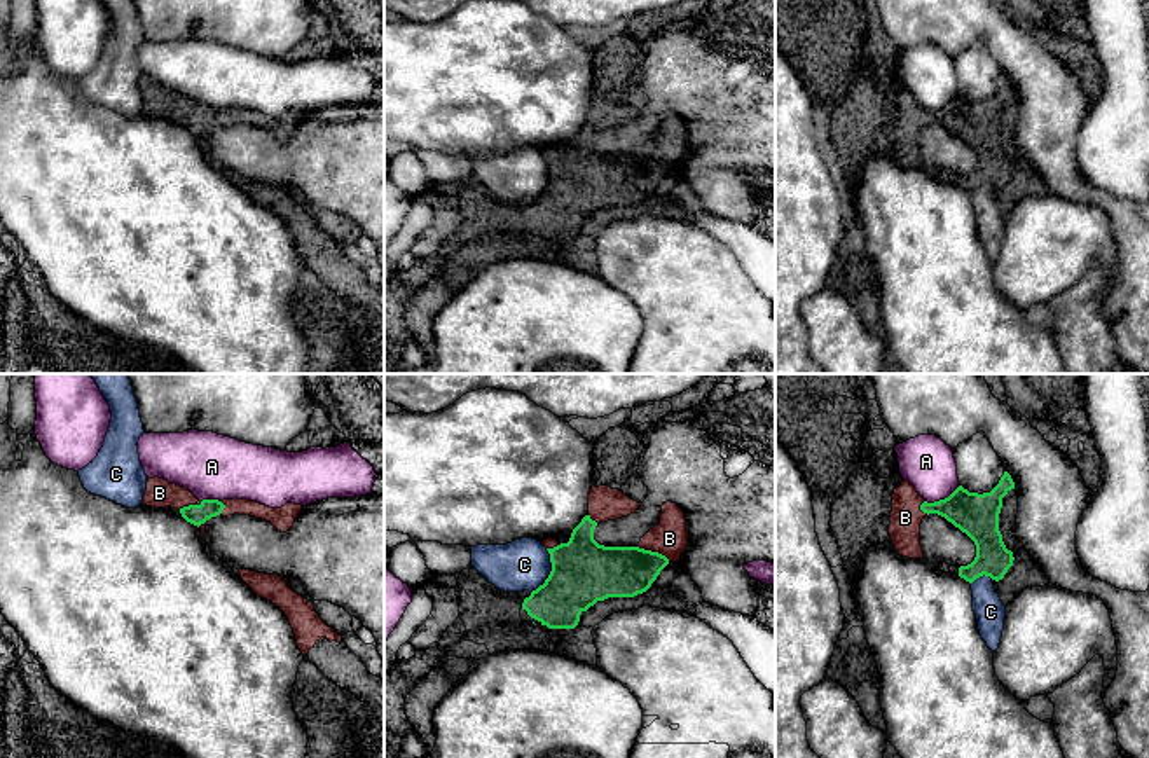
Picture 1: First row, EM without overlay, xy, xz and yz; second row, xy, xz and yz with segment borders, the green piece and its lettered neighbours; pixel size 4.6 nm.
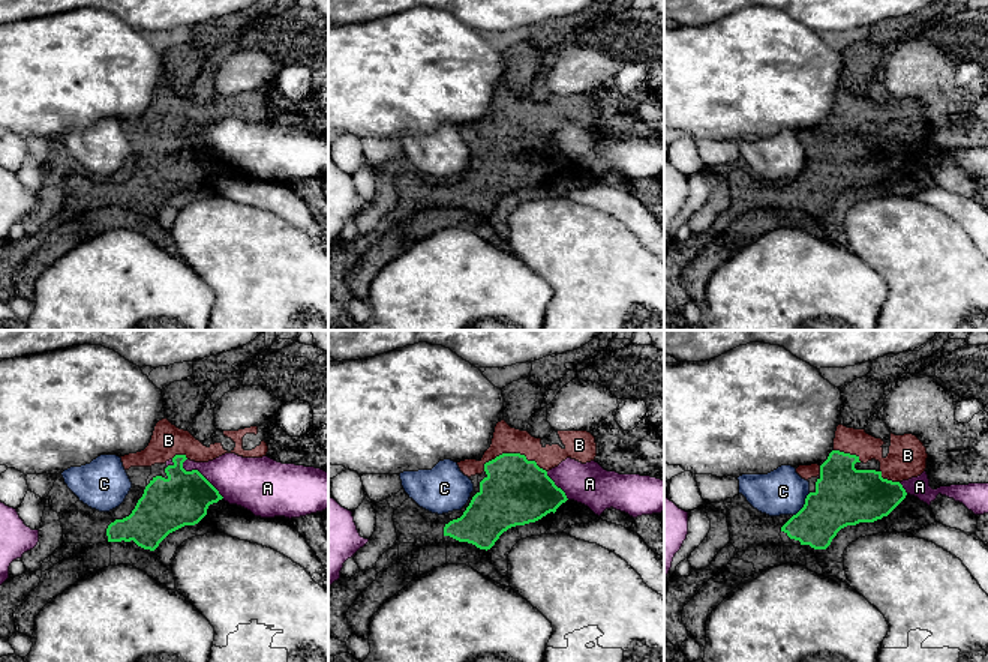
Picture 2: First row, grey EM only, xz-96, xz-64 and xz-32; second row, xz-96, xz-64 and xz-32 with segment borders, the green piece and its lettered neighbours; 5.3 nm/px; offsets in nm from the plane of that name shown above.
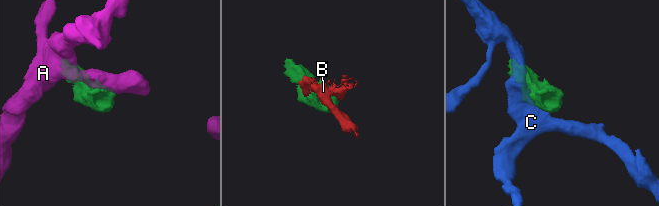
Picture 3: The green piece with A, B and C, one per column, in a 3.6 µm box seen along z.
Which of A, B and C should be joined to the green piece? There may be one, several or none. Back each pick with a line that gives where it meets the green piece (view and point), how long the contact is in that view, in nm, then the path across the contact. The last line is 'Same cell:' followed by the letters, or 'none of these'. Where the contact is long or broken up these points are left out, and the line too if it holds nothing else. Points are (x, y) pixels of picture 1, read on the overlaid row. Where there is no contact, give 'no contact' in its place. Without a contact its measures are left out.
B: contact xz (653, 552); length 170 nm
Same cell: B

